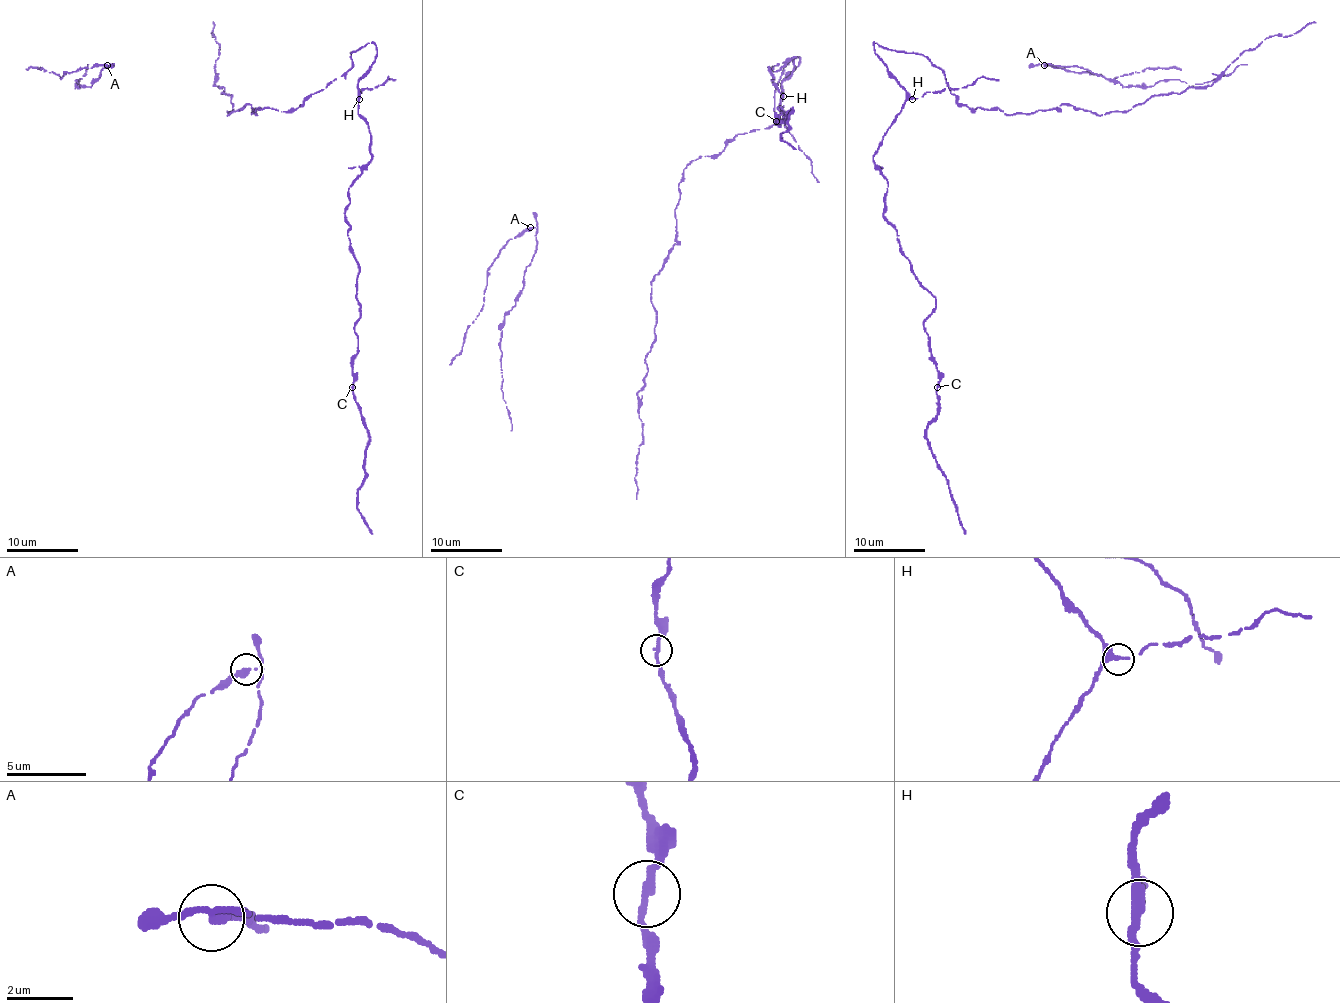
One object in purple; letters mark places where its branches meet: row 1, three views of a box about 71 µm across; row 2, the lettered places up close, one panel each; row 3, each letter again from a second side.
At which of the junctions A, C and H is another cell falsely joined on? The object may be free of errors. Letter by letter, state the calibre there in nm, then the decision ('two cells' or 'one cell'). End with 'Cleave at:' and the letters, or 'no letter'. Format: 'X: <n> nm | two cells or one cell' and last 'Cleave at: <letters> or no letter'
A: 240 nm | two cells
C: 260 nm | one cell
H: 280 nm | one cell
Cleave at: A

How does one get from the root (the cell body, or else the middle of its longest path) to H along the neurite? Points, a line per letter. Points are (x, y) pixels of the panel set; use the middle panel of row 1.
H: (681, 180), (694, 160), (776, 121), (776, 85), (799, 57), (783, 96)

